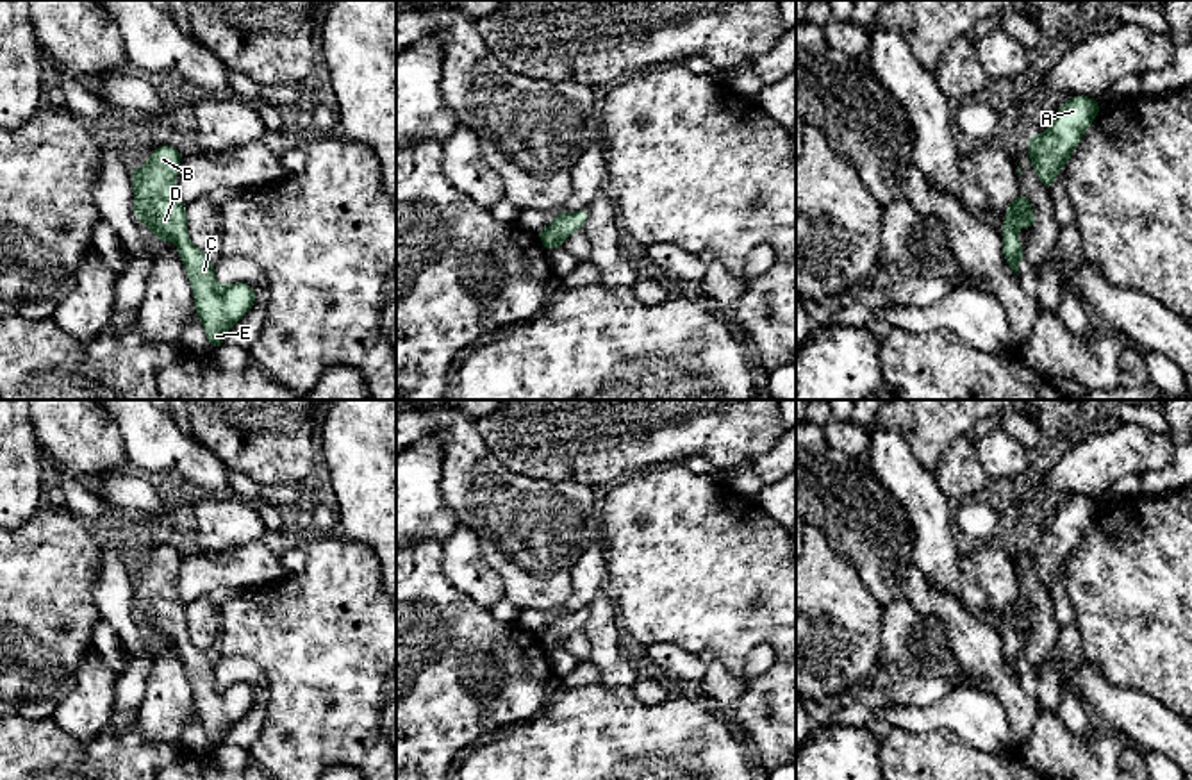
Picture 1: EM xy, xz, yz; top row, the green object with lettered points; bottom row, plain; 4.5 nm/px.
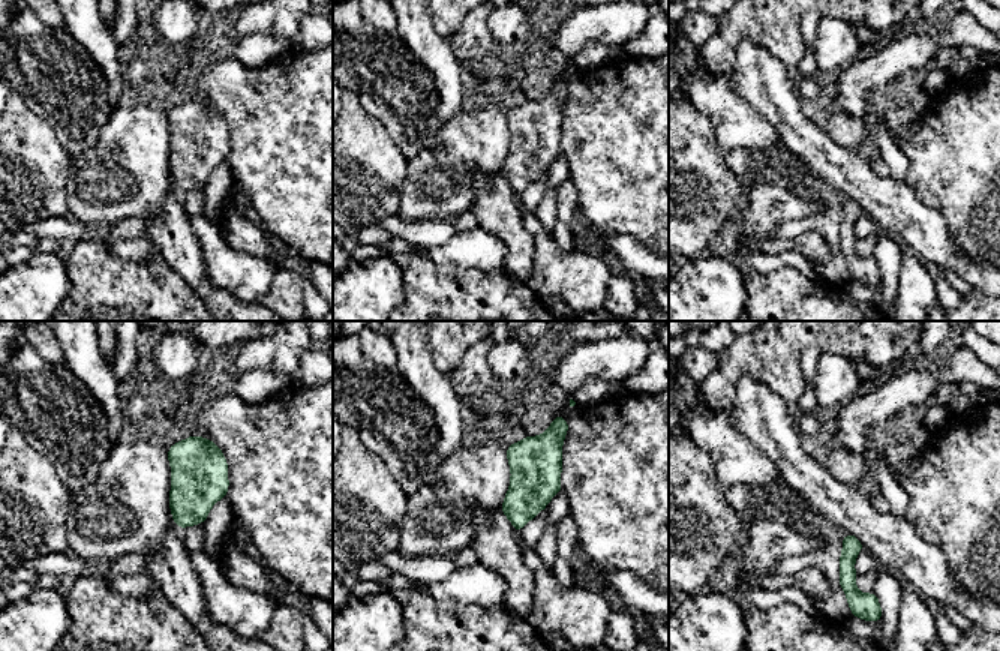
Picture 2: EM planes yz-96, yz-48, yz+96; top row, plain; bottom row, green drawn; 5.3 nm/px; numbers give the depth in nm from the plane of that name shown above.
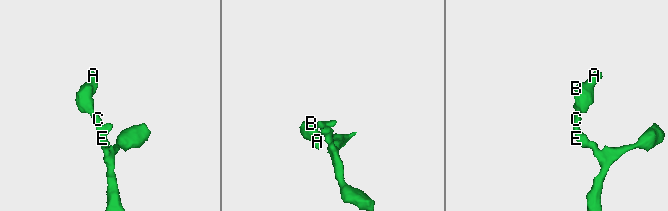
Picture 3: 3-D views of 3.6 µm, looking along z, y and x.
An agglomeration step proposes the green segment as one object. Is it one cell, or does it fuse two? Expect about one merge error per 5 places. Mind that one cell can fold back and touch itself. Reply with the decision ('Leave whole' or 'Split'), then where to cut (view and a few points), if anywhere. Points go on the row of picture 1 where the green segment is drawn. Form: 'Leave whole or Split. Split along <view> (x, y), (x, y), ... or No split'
Leave whole. No split

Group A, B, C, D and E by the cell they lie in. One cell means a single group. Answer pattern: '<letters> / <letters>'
A B C D E

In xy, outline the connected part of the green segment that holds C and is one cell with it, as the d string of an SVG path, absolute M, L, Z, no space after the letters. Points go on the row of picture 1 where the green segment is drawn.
M162 145L137 171L130 173L134 212L155 232L159 243L177 245L195 293L196 316L216 350L225 343L227 330L253 307L255 289L244 282L221 287L207 253L187 239L186 205L178 200L175 187L180 159L182 154L175 146Z

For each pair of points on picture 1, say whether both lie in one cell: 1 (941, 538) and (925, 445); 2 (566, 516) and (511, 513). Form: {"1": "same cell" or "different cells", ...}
{"1": "different cells", "2": "same cell"}

